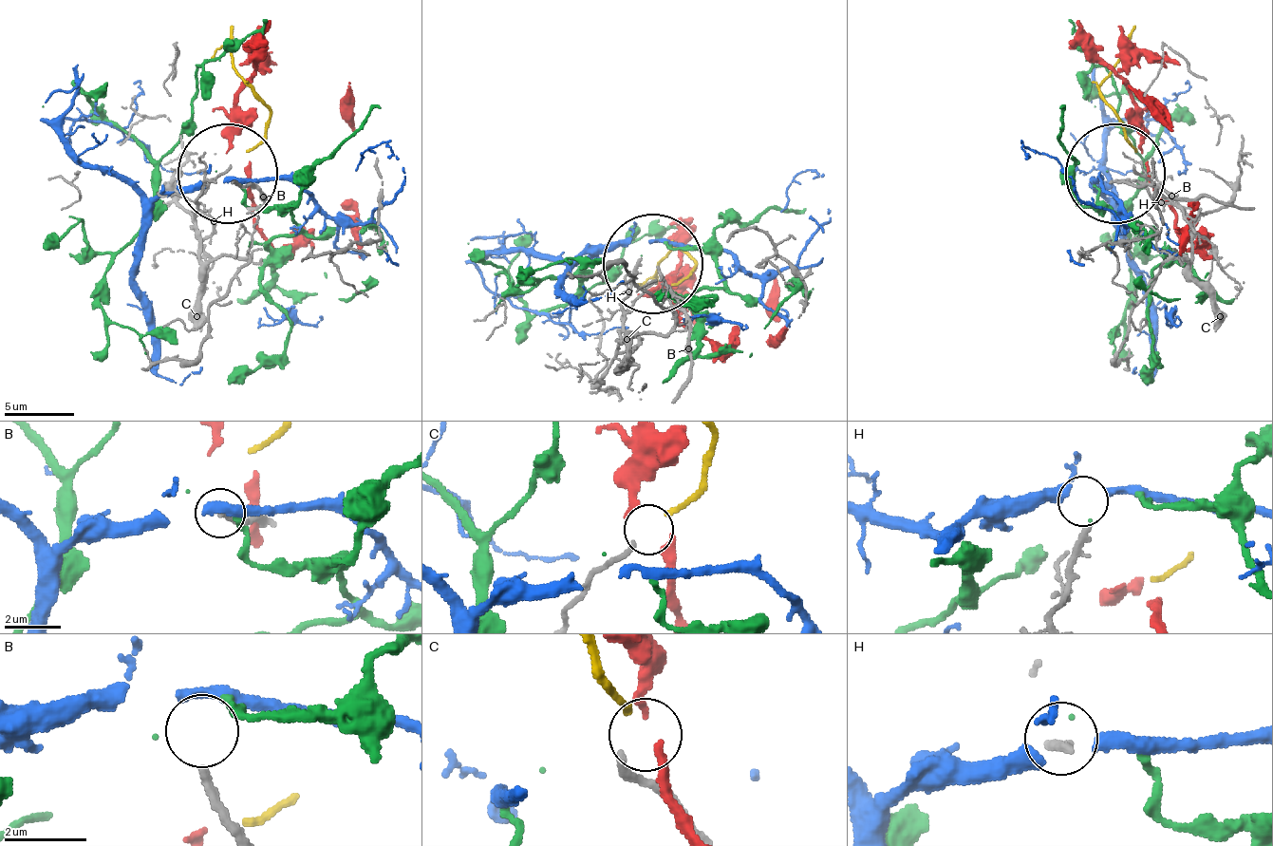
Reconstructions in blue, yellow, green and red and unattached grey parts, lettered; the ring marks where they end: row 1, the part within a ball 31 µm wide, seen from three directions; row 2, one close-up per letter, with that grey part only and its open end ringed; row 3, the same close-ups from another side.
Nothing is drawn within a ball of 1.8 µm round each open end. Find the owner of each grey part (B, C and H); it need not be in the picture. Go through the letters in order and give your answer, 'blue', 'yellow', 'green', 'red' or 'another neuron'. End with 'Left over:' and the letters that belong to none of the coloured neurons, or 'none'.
B: another neuron
C: yellow
H: blue
Left over: B

